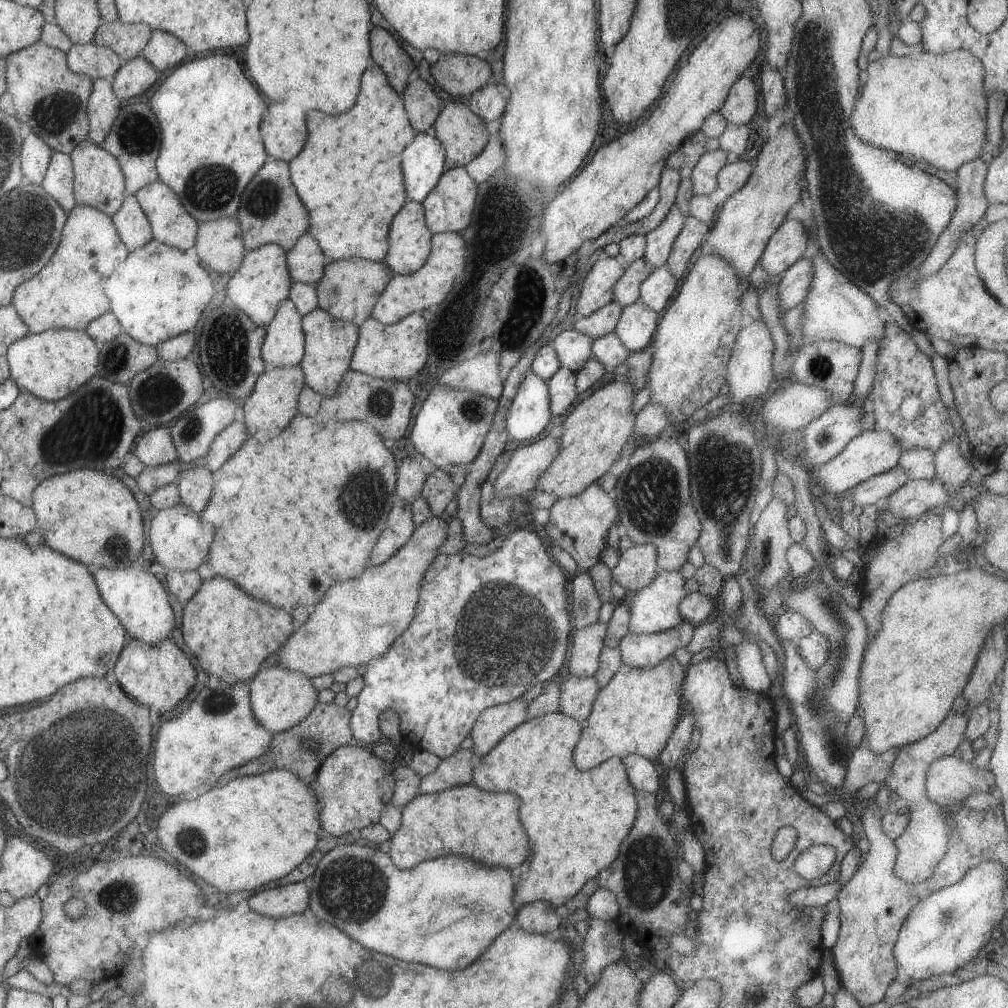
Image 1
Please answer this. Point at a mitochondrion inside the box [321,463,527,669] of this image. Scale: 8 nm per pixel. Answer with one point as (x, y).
(363, 498)

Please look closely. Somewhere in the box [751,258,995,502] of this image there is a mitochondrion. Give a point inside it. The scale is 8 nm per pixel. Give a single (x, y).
(820, 365)

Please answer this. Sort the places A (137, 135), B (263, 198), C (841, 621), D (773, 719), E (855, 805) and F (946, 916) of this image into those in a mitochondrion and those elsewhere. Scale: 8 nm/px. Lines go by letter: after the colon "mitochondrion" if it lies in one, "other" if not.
A: mitochondrion
B: mitochondrion
C: mitochondrion
D: other
E: other
F: mitochondrion

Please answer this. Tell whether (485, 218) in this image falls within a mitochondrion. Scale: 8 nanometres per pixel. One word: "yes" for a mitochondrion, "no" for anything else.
no

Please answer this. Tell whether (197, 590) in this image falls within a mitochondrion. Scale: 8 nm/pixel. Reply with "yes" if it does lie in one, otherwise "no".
no

